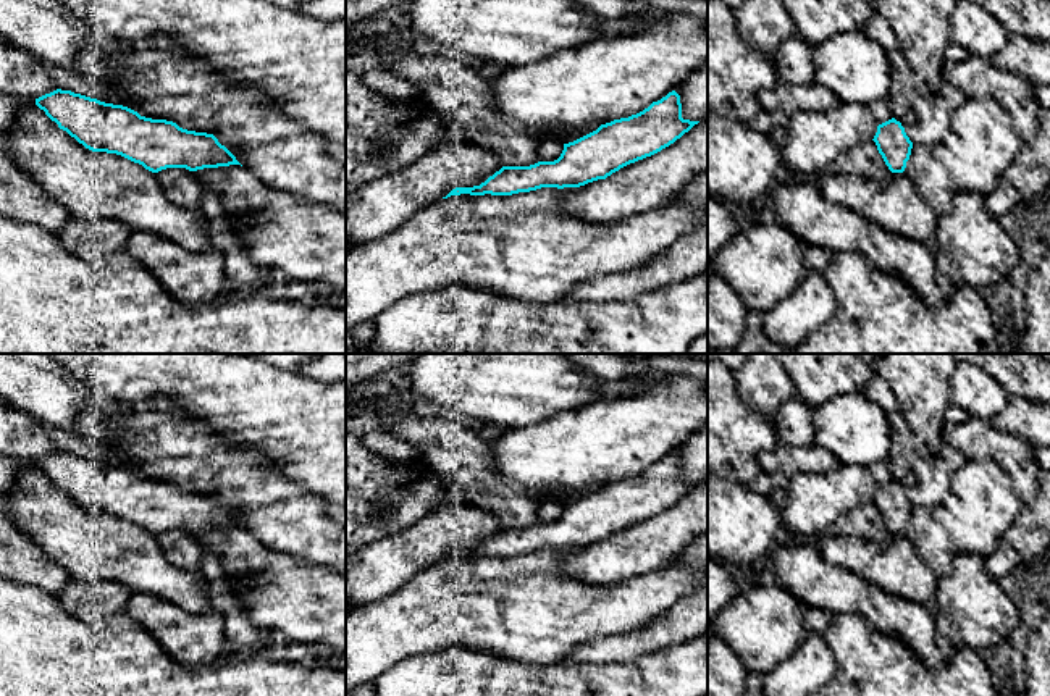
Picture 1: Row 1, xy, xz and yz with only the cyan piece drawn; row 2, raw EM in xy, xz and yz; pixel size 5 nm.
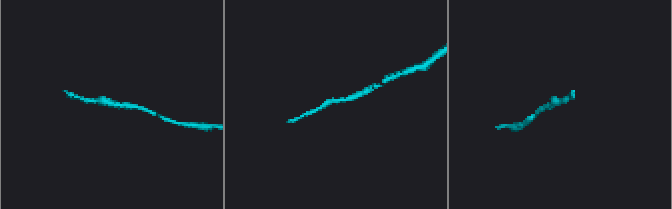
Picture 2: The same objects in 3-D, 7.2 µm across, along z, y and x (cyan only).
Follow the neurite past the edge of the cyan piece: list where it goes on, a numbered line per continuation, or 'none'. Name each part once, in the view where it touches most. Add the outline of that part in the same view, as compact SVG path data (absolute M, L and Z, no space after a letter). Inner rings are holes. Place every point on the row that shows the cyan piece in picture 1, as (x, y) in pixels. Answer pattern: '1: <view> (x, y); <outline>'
none

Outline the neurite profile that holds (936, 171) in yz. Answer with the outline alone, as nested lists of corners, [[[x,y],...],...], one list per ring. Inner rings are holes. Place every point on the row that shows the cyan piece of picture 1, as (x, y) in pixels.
[[[989,97],[969,99],[966,105],[953,111],[950,132],[942,144],[913,145],[903,173],[913,182],[924,203],[940,218],[951,212],[953,200],[960,192],[981,194],[984,197],[990,194],[1021,152],[1023,144],[1013,118],[998,102]]]

